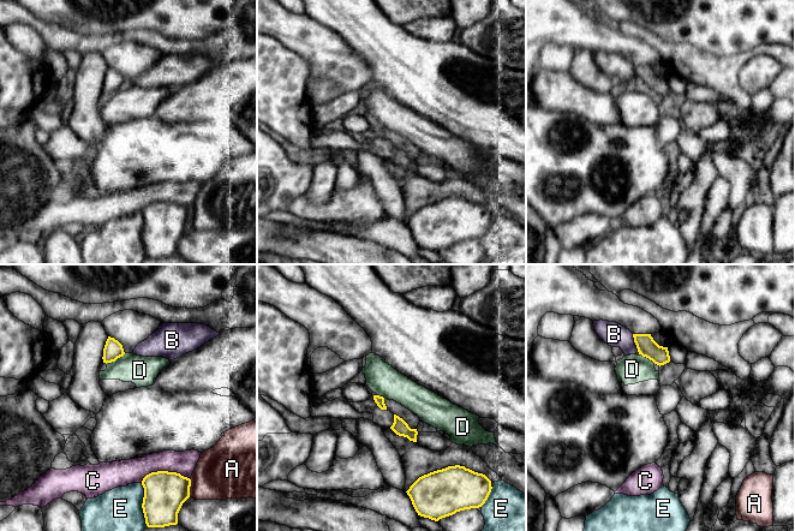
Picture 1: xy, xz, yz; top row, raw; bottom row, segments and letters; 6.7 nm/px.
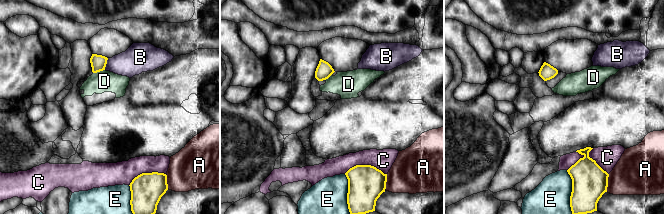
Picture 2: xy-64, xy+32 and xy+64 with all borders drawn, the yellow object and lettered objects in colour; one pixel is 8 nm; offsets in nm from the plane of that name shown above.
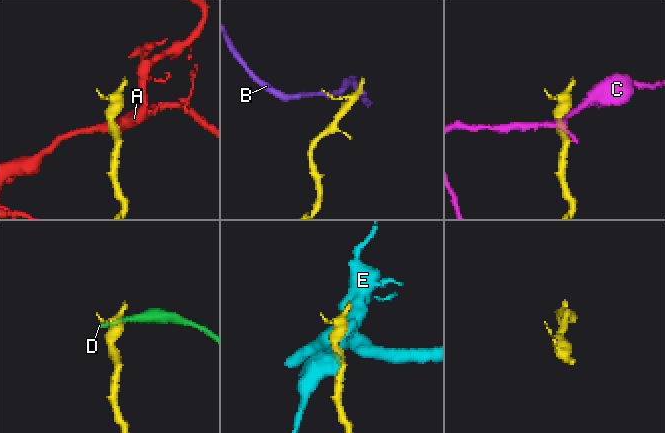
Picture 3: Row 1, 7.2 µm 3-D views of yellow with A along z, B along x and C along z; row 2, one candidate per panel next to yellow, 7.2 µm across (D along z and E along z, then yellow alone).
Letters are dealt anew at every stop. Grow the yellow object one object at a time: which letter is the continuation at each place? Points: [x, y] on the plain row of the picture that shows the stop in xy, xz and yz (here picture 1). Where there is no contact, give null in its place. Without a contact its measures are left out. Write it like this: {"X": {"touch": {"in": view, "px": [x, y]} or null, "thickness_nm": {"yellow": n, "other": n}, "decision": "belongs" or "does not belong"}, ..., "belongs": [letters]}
{"A": {"touch": {"in": "xy", "px": [189, 219]}, "thickness_nm": {"yellow": 280, "other": 360}, "decision": "does not belong"}, "B": {"touch": {"in": "yz", "px": [634, 72]}, "thickness_nm": {"yellow": 130, "other": 160}, "decision": "does not belong"}, "C": {"touch": {"in": "xy", "px": [163, 202]}, "thickness_nm": {"yellow": 280, "other": 160}, "decision": "does not belong"}, "D": {"touch": {"in": "xy", "px": [115, 90]}, "thickness_nm": {"yellow": 130, "other": 190}, "decision": "does not belong"}, "E": {"touch": {"in": "xy", "px": [142, 236]}, "thickness_nm": {"yellow": 280, "other": 420}, "decision": "does not belong"}, "belongs": []}

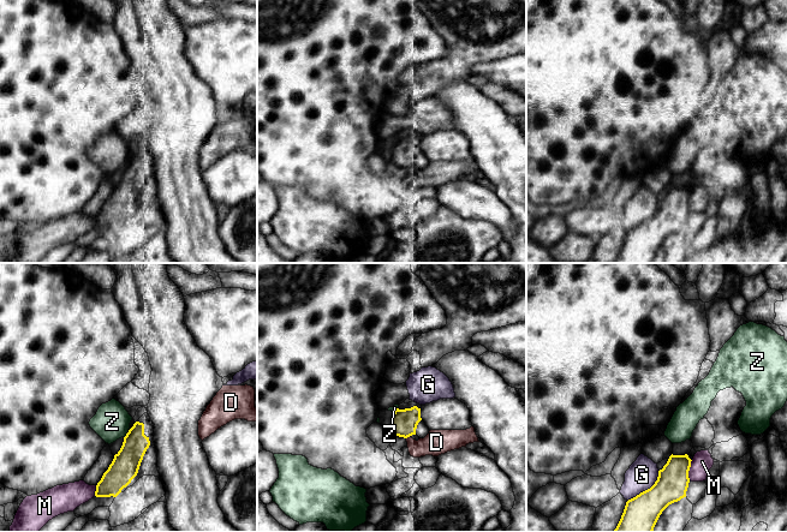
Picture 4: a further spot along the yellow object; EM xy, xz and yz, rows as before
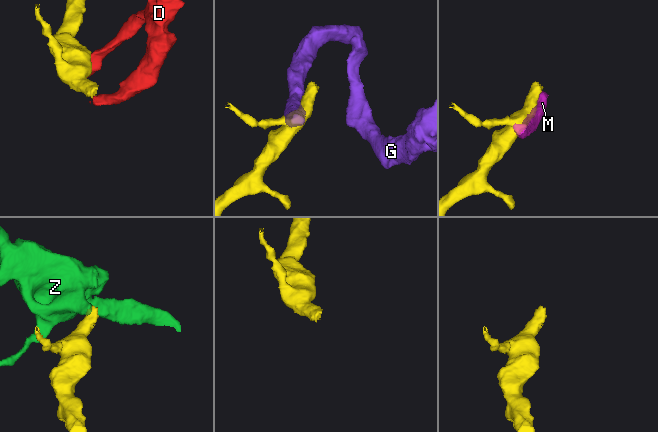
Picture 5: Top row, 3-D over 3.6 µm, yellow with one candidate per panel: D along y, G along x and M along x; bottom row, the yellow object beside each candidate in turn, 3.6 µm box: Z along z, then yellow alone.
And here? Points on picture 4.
{"D": {"touch": {"in": "xz", "px": [407, 167]}, "thickness_nm": {"yellow": 180, "other": 170}, "decision": "does not belong"}, "G": {"touch": {"in": "yz", "px": [648, 220]}, "thickness_nm": {"yellow": 240, "other": 200}, "decision": "does not belong"}, "M": {"touch": {"in": "yz", "px": [689, 201]}, "thickness_nm": {"yellow": 220, "other": 140}, "decision": "does not belong"}, "Z": {"touch": {"in": "xy", "px": [126, 165]}, "thickness_nm": {"yellow": 190, "other": 240}, "decision": "does not belong"}, "belongs": []}

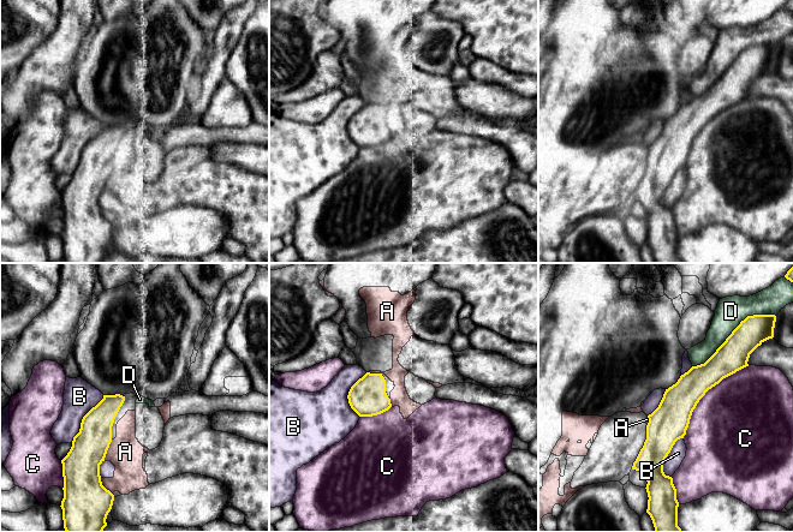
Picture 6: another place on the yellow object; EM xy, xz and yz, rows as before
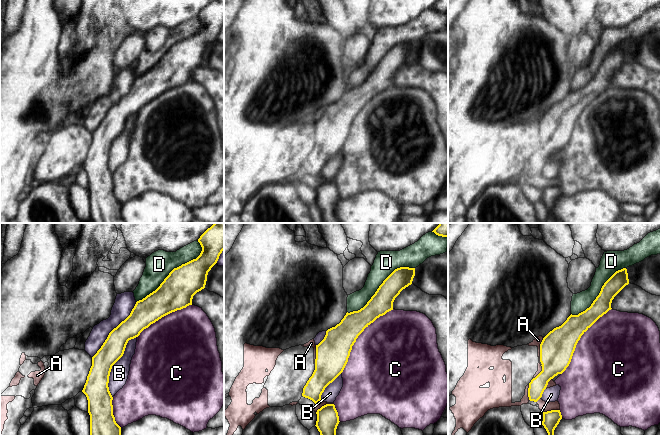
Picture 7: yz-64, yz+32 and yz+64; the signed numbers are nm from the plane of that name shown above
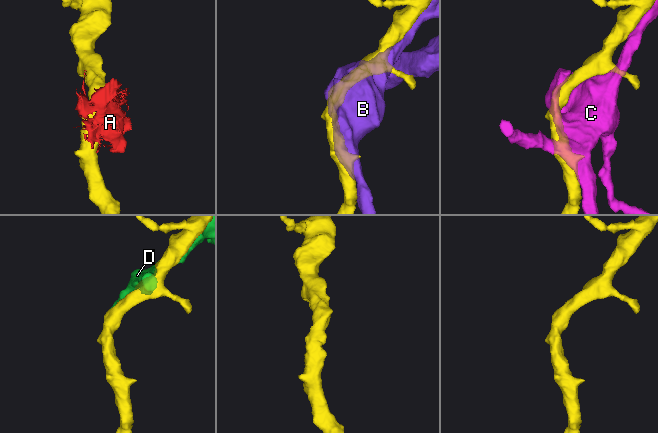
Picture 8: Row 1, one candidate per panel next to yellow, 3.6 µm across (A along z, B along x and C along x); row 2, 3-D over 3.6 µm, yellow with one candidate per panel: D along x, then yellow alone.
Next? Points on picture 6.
{"A": {"touch": {"in": "xy", "px": [107, 180]}, "thickness_nm": {"yellow": 260, "other": 220}, "decision": "does not belong"}, "B": {"touch": {"in": "xy", "px": [82, 150]}, "thickness_nm": {"yellow": 240, "other": 220}, "decision": "does not belong"}, "C": {"touch": {"in": "yz", "px": [704, 125]}, "thickness_nm": {"yellow": 240, "other": 500}, "decision": "does not belong"}, "D": {"touch": {"in": "yz", "px": [733, 61]}, "thickness_nm": {"yellow": 220, "other": 190}, "decision": "does not belong"}, "belongs": []}

